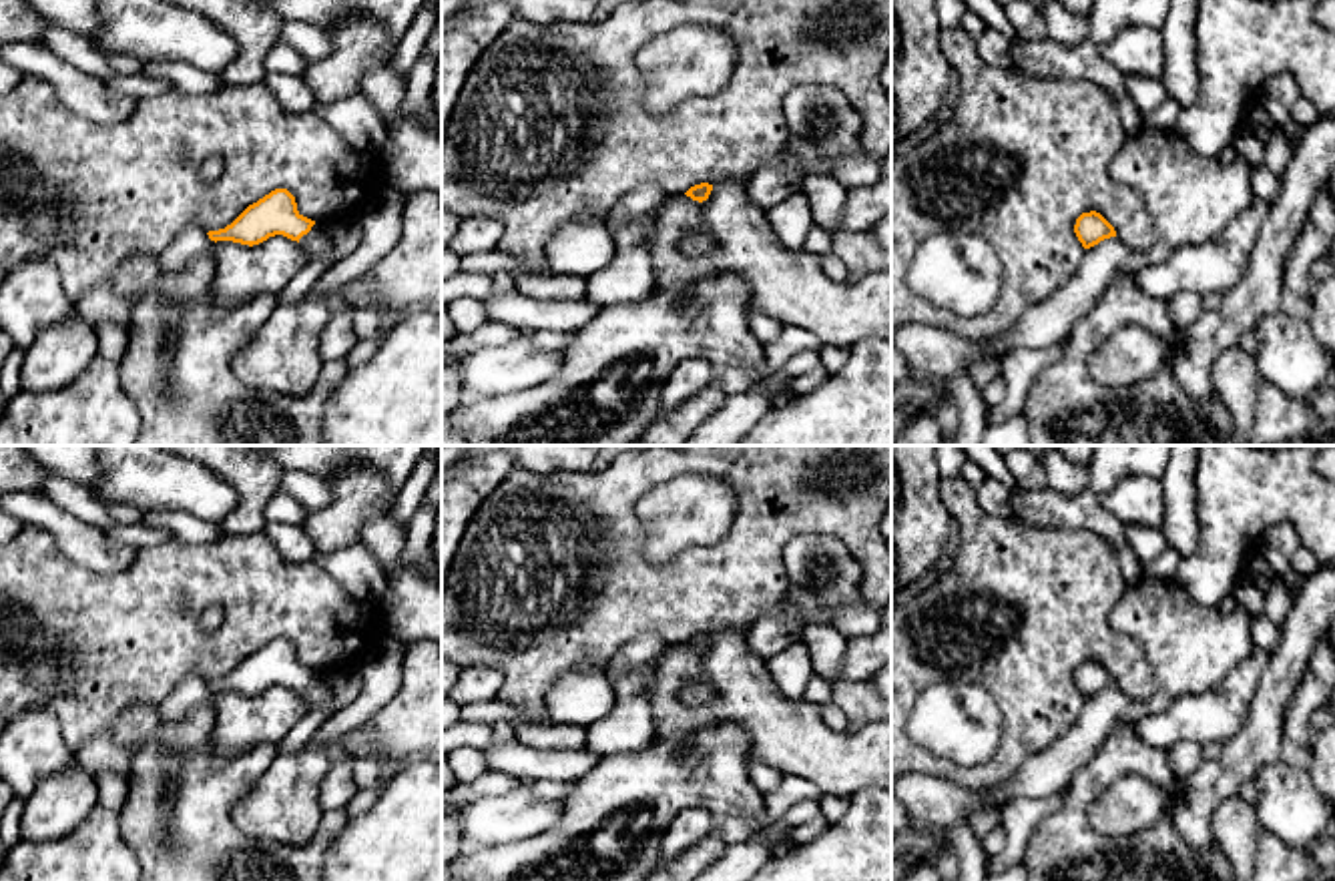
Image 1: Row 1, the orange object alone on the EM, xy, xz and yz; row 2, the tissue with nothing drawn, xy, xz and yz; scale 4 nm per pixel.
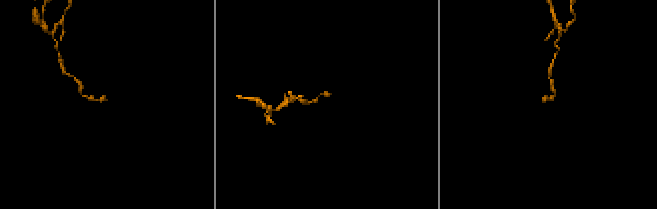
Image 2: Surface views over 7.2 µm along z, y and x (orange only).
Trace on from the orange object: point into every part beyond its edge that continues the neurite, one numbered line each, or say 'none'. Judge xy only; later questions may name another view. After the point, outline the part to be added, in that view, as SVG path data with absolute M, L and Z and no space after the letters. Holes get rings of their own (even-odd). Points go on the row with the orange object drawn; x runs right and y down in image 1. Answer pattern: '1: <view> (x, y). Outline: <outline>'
1: xy (316, 241). Outline: M315 223L311 231L299 239L299 245L307 251L309 259L327 255L331 251L327 227Z

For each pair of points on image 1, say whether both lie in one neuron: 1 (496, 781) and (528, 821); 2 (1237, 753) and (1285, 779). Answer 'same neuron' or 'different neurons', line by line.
1: different neurons
2: different neurons

